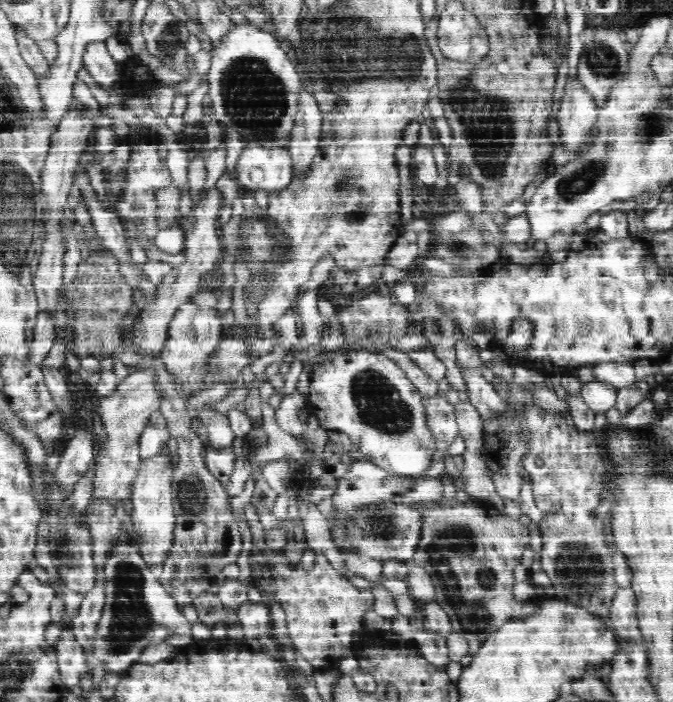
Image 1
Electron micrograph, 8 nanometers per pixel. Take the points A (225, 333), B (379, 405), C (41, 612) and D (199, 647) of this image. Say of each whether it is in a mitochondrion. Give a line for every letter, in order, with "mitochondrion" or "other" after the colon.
A: other
B: mitochondrion
C: other
D: other

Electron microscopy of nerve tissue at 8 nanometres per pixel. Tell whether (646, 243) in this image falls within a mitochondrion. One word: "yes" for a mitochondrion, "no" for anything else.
no

